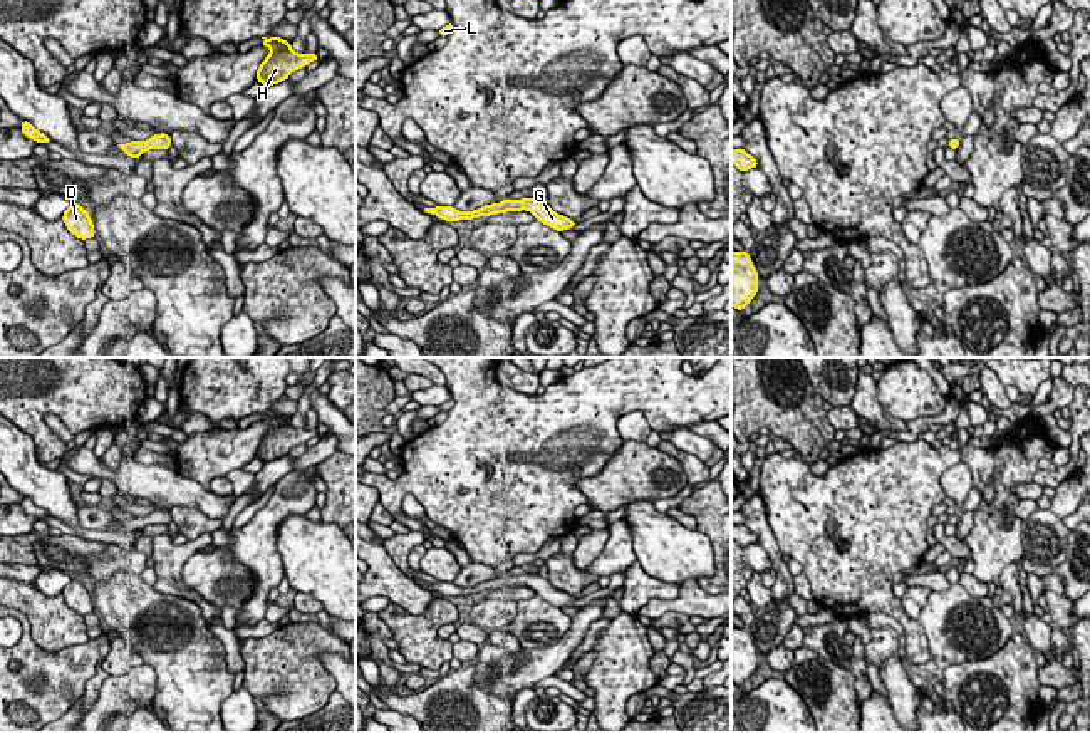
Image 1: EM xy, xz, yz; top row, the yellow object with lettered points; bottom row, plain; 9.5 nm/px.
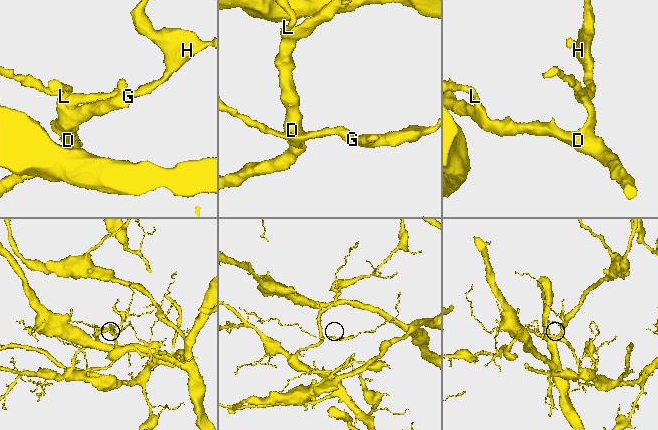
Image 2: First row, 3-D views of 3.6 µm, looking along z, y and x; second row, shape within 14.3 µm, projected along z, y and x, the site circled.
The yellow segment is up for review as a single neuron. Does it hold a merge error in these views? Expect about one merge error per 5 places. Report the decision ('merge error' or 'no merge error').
no merge error

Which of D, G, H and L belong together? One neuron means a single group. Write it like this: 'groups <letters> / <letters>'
groups D G H L

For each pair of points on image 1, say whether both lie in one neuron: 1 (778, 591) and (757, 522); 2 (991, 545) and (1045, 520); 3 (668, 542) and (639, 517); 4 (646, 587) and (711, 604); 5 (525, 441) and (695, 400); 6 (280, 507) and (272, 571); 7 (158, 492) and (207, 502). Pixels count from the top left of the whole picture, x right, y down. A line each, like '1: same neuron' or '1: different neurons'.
1: same neuron
2: different neurons
3: same neuron
4: different neurons
5: same neuron
6: same neuron
7: same neuron

